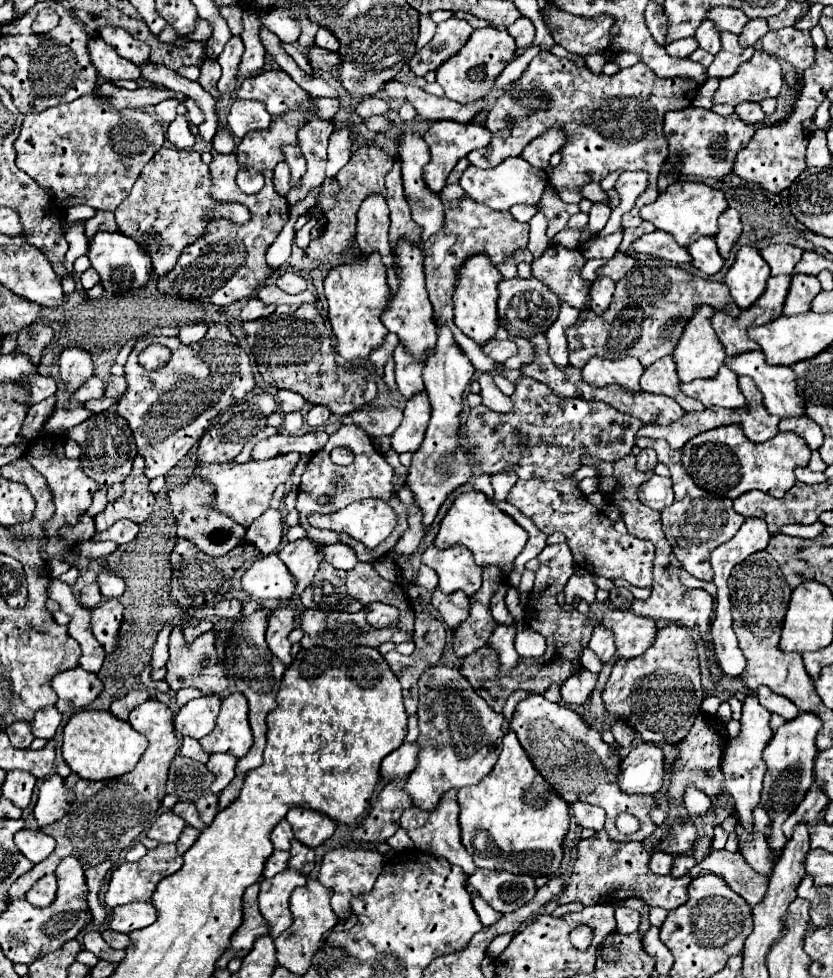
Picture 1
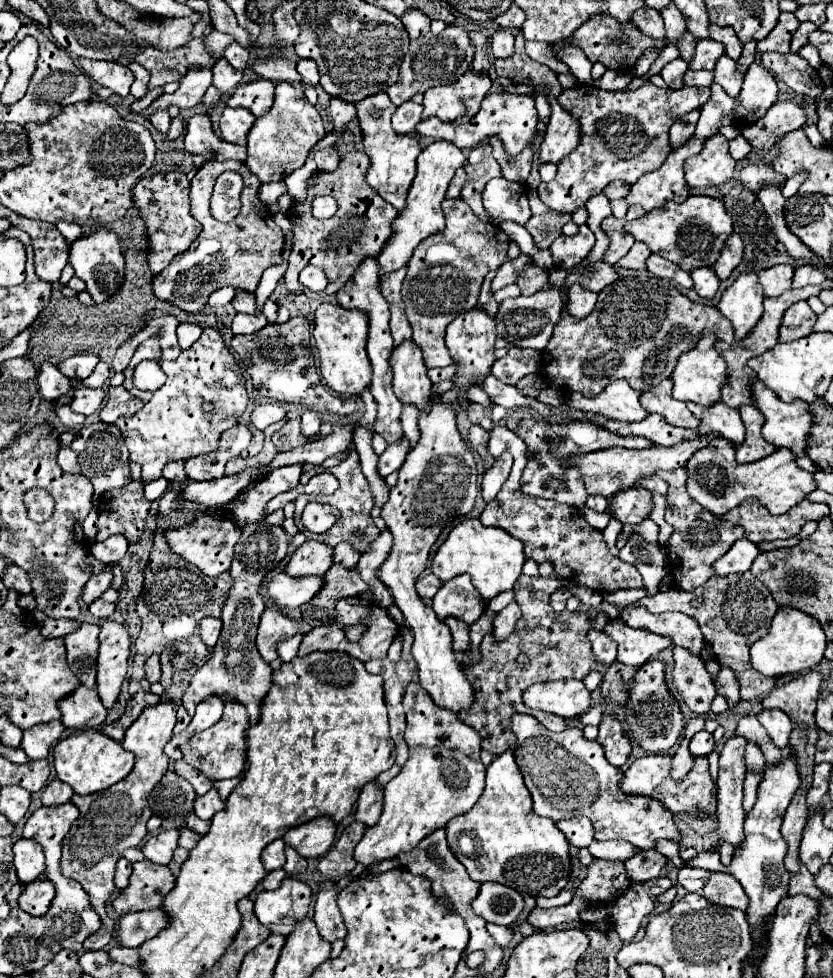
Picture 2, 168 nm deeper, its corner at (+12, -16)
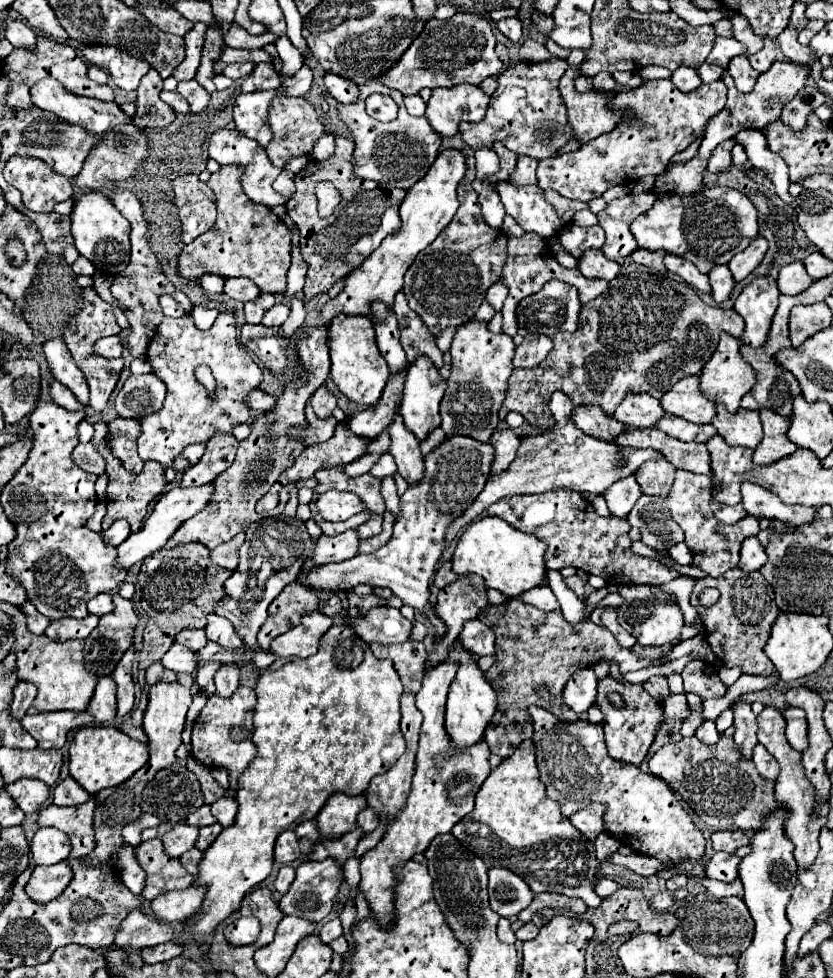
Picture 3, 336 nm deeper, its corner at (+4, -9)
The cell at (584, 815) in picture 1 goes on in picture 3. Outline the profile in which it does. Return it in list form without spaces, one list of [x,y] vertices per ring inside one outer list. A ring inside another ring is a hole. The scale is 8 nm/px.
[[[590,805],[578,813],[574,813],[570,817],[570,823],[590,841],[594,841],[598,837],[598,833],[602,833],[602,815],[604,815],[604,807],[602,805]]]

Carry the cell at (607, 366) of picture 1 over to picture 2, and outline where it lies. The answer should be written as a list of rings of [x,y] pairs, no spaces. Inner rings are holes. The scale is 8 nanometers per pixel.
[[[624,380],[612,382],[596,398],[586,398],[582,394],[568,394],[566,404],[576,410],[602,414],[608,420],[640,422],[648,416],[648,410],[640,404],[640,392],[630,388]]]

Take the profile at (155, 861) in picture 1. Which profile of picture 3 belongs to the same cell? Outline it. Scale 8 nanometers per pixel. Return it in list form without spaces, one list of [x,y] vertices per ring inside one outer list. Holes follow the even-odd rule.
[[[160,839],[142,841],[136,847],[136,859],[142,865],[142,869],[148,873],[146,887],[140,893],[140,897],[146,901],[156,899],[160,893],[186,889],[194,881],[194,877],[184,871],[178,859],[172,859],[164,853]]]

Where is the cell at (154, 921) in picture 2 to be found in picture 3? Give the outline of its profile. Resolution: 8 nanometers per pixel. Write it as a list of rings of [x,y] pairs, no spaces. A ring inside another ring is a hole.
[[[190,885],[184,891],[168,891],[164,895],[158,895],[150,903],[150,913],[156,921],[178,925],[192,913],[196,913],[202,899],[204,899],[204,887]]]

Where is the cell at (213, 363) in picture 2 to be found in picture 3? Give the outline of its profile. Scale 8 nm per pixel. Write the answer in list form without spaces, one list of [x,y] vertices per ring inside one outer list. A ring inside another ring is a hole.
[[[220,313],[208,331],[194,327],[192,317],[164,317],[156,329],[154,339],[146,351],[146,359],[152,365],[152,373],[166,385],[164,407],[144,419],[140,419],[142,435],[138,437],[138,455],[144,461],[158,461],[164,469],[172,467],[172,461],[186,445],[206,445],[214,433],[232,433],[236,425],[250,419],[248,393],[262,383],[262,369],[240,345],[234,317]],[[208,365],[216,379],[216,401],[210,403],[208,391],[196,379],[196,367]]]

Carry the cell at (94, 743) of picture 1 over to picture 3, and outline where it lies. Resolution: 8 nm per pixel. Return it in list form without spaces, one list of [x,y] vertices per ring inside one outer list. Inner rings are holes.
[[[90,725],[76,731],[74,739],[68,747],[70,753],[70,775],[90,793],[98,793],[100,789],[114,787],[132,777],[140,767],[148,761],[148,747],[136,739],[130,739],[116,727]]]

